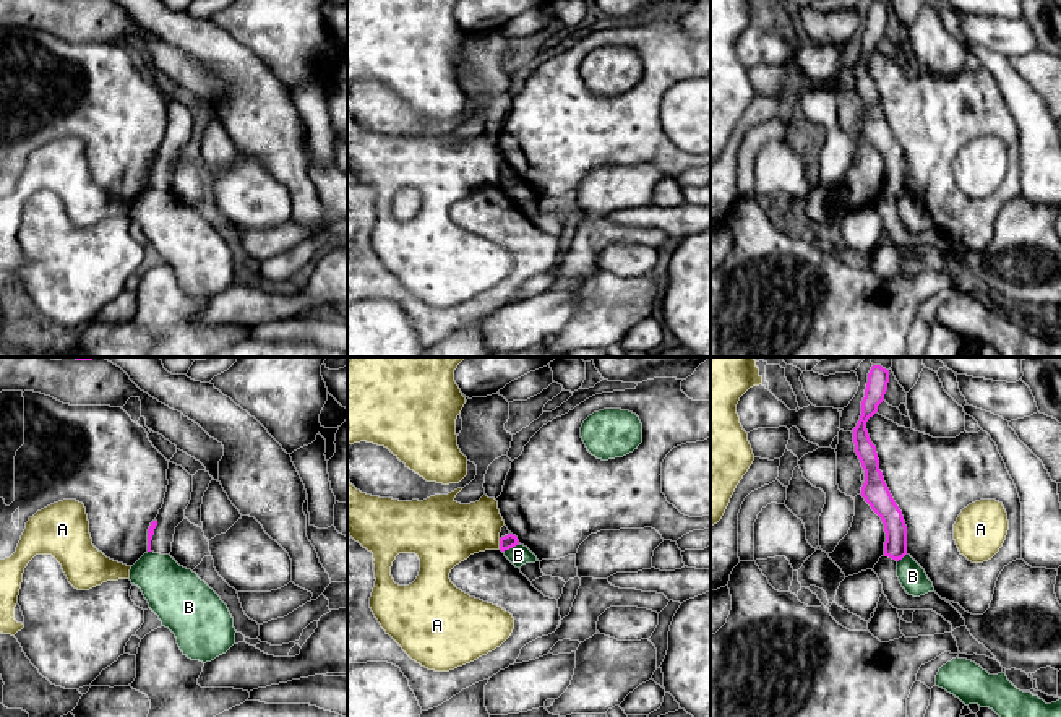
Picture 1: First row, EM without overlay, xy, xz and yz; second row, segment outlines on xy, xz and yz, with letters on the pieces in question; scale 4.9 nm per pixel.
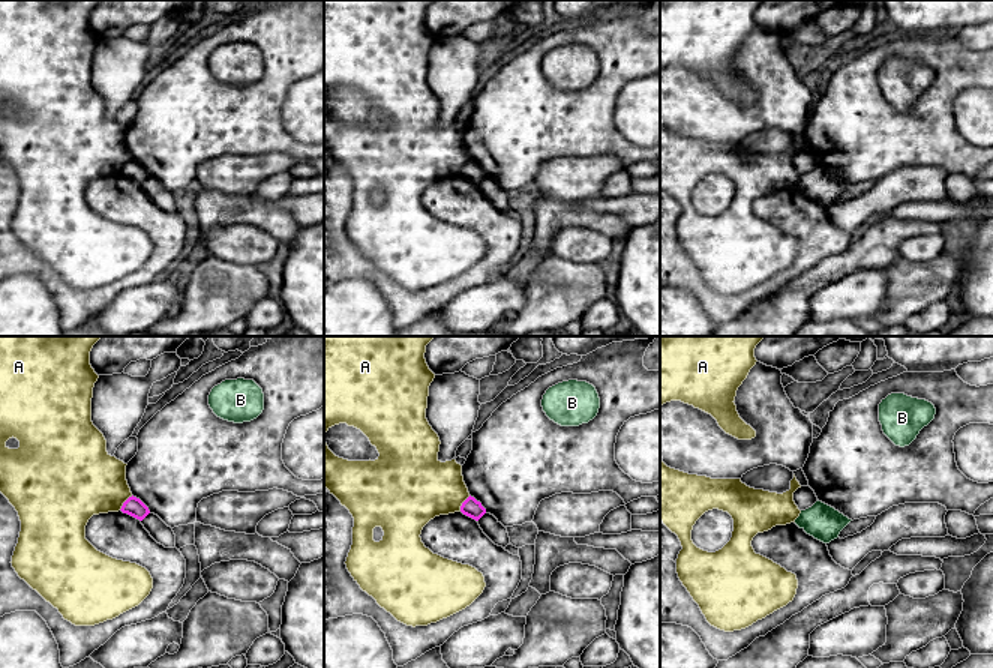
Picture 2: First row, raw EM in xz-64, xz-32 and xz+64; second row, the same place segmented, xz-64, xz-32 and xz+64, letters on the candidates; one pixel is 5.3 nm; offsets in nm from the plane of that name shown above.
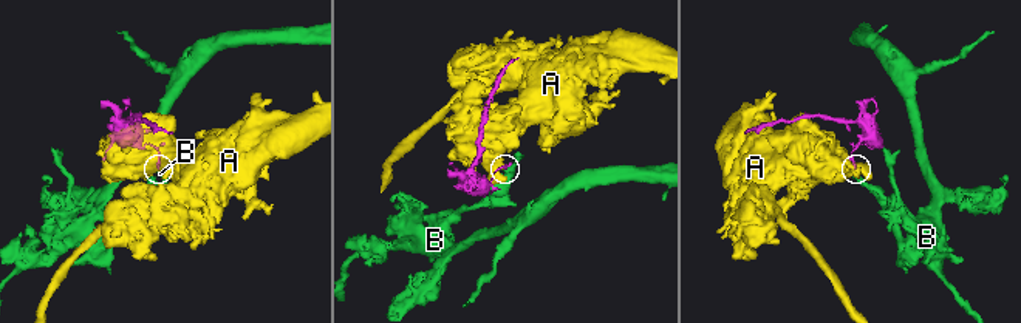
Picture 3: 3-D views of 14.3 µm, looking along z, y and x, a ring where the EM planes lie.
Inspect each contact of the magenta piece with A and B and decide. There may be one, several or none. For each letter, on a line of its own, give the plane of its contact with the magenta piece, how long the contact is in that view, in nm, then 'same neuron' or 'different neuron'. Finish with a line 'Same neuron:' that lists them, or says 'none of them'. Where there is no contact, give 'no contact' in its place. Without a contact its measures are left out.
A: contact in xz; length 60 nm; different neuron
B: contact in xz; length 100 nm; different neuron
Same neuron: none of them

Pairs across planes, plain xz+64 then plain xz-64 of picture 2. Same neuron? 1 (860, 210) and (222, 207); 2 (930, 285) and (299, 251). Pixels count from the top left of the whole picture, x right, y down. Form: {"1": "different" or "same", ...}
{"1": "different", "2": "different"}

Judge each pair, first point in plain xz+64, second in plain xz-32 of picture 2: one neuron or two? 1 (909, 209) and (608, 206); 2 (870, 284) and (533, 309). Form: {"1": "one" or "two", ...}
{"1": "one", "2": "two"}

